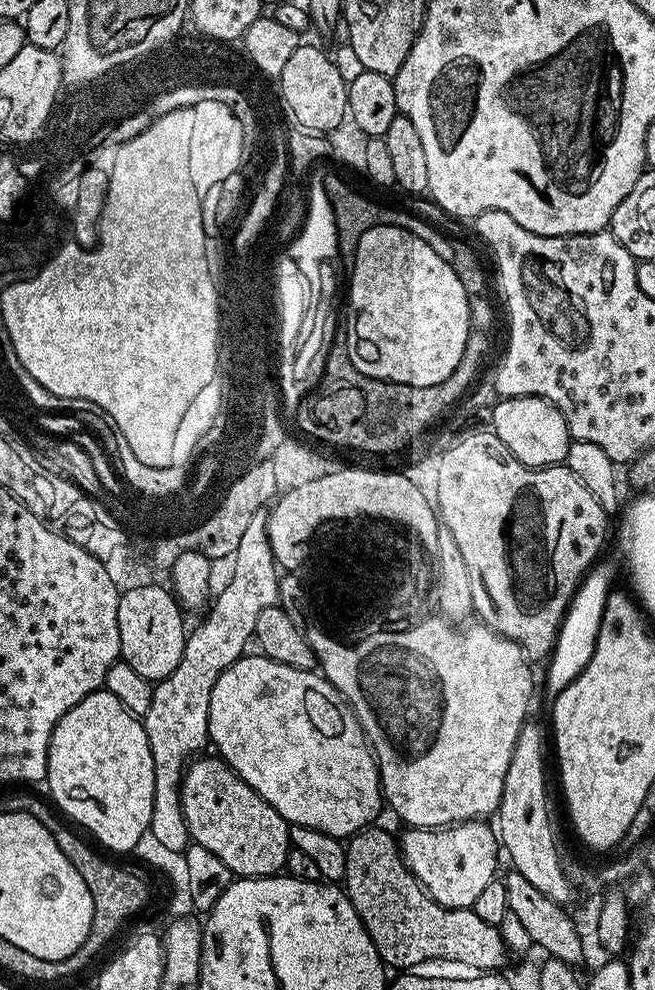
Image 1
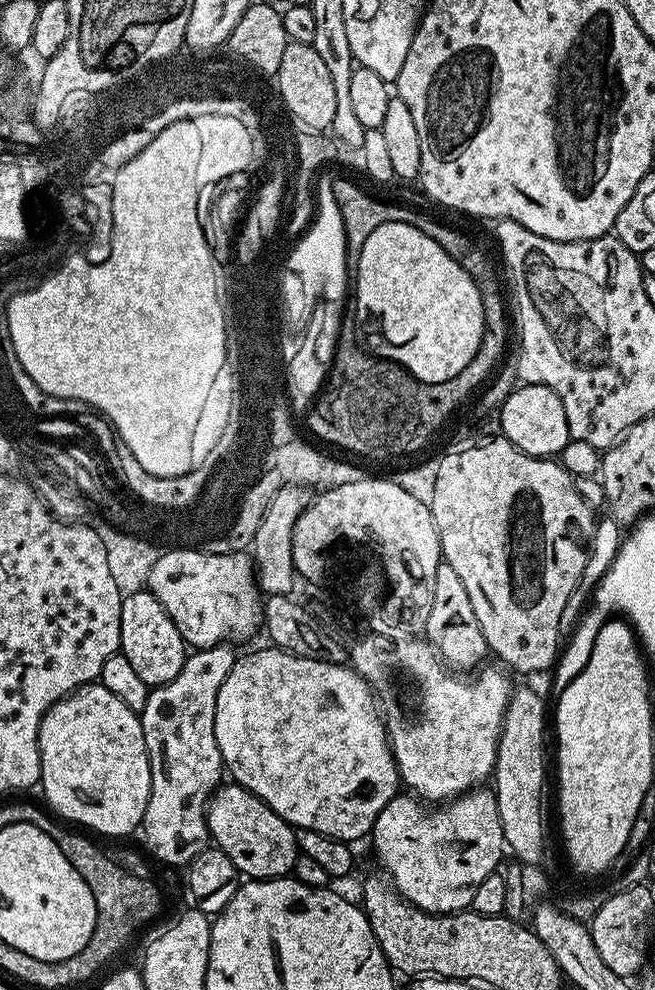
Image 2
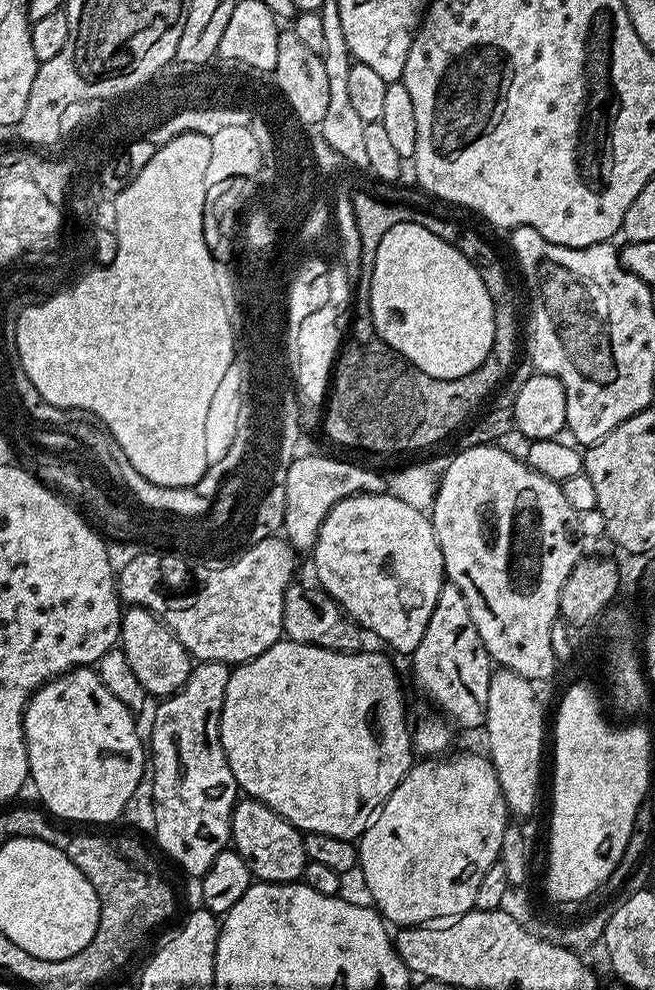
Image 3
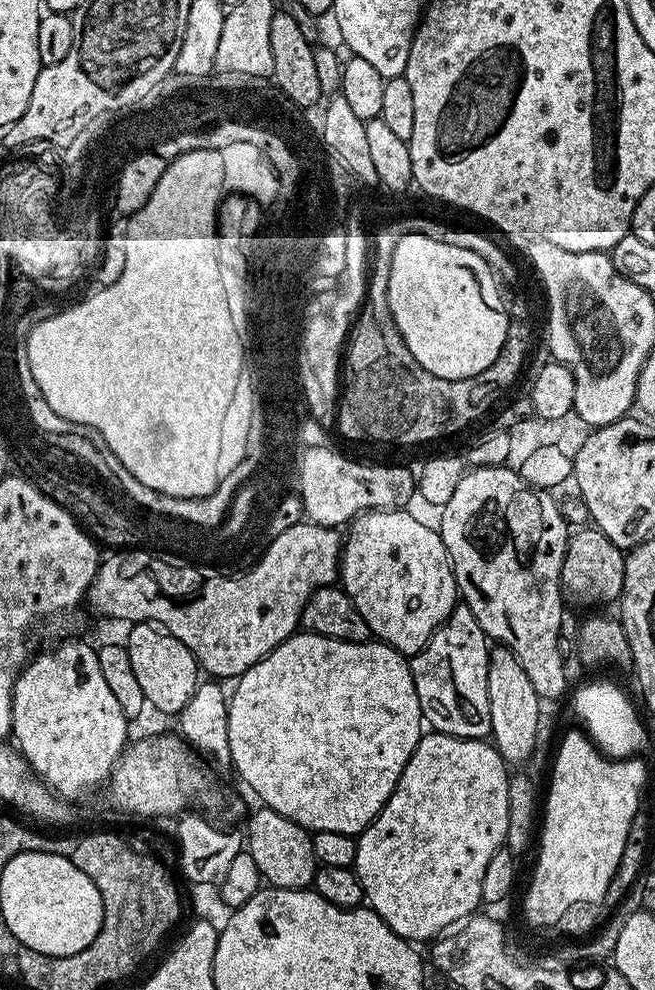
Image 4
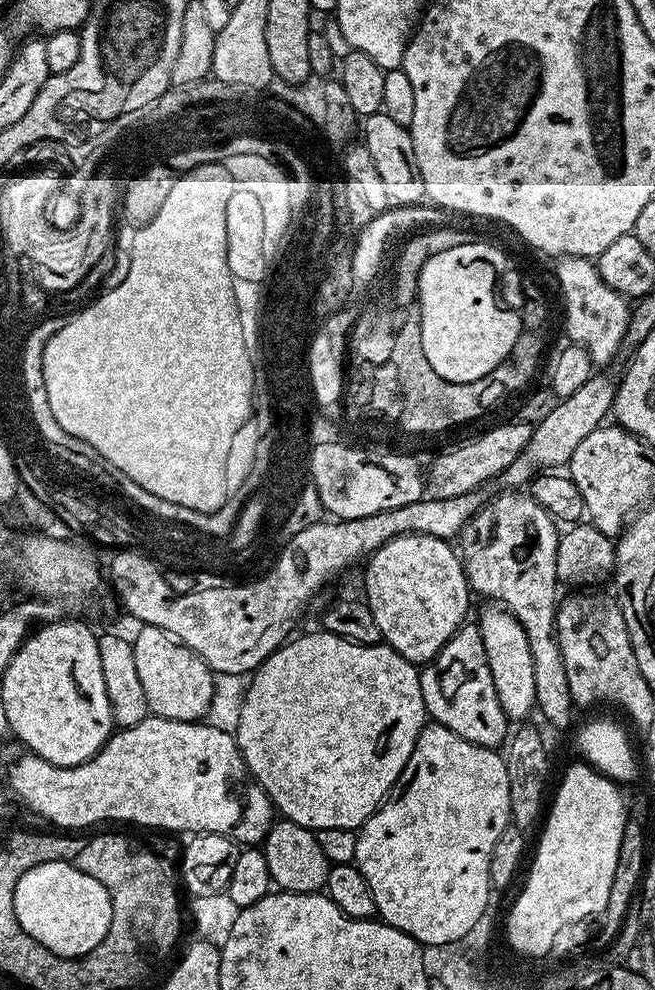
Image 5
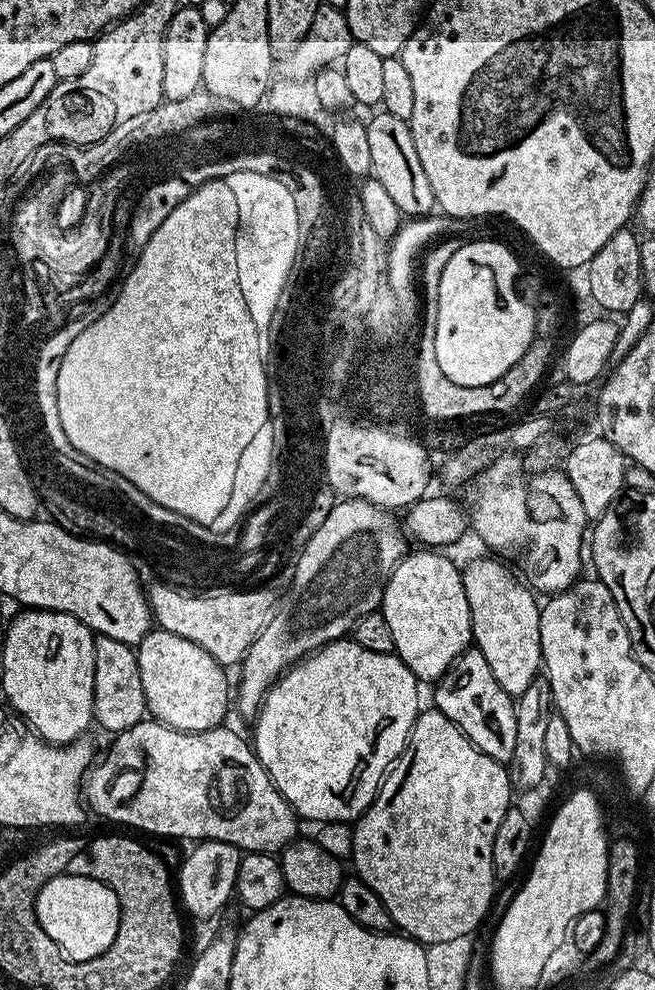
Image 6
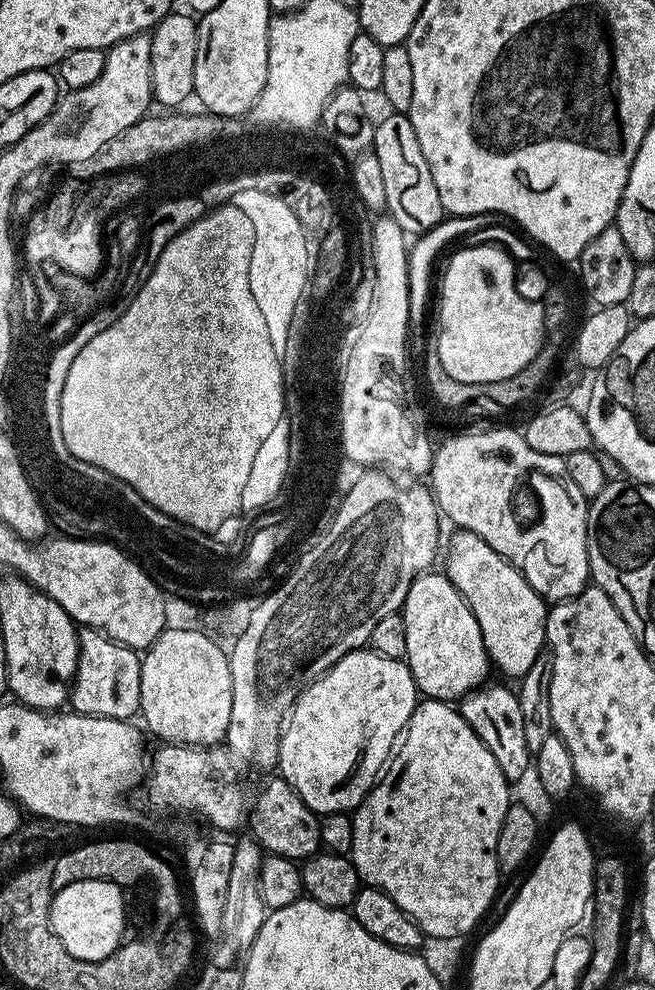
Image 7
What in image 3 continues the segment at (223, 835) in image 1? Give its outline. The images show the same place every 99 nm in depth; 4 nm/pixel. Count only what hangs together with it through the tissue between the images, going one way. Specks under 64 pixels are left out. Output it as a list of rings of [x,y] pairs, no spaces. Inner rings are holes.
[[[251,798],[237,799],[236,808],[232,811],[232,839],[231,847],[250,866],[253,877],[257,881],[269,884],[291,884],[299,881],[304,875],[304,867],[308,864],[309,858],[304,849],[304,836],[299,828],[295,828],[290,821],[282,818],[270,806],[266,806],[260,800]]]

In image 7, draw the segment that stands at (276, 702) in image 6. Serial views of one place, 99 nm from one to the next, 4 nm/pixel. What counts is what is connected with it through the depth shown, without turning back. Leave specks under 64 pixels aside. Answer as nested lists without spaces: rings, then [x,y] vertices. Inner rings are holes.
[[[367,646],[360,648],[357,652],[346,654],[325,676],[320,676],[313,684],[308,685],[301,692],[300,697],[296,700],[296,705],[288,713],[287,723],[285,723],[284,730],[280,734],[280,753],[278,754],[279,775],[300,795],[302,802],[306,802],[306,806],[310,806],[312,812],[317,814],[325,812],[351,813],[359,808],[360,804],[368,797],[373,784],[376,783],[378,777],[383,773],[390,757],[393,755],[394,749],[397,747],[398,741],[401,739],[404,729],[408,727],[408,719],[412,717],[412,711],[415,710],[417,703],[418,689],[412,677],[412,671],[408,669],[407,663],[404,660],[386,658],[382,654],[372,651]]]

